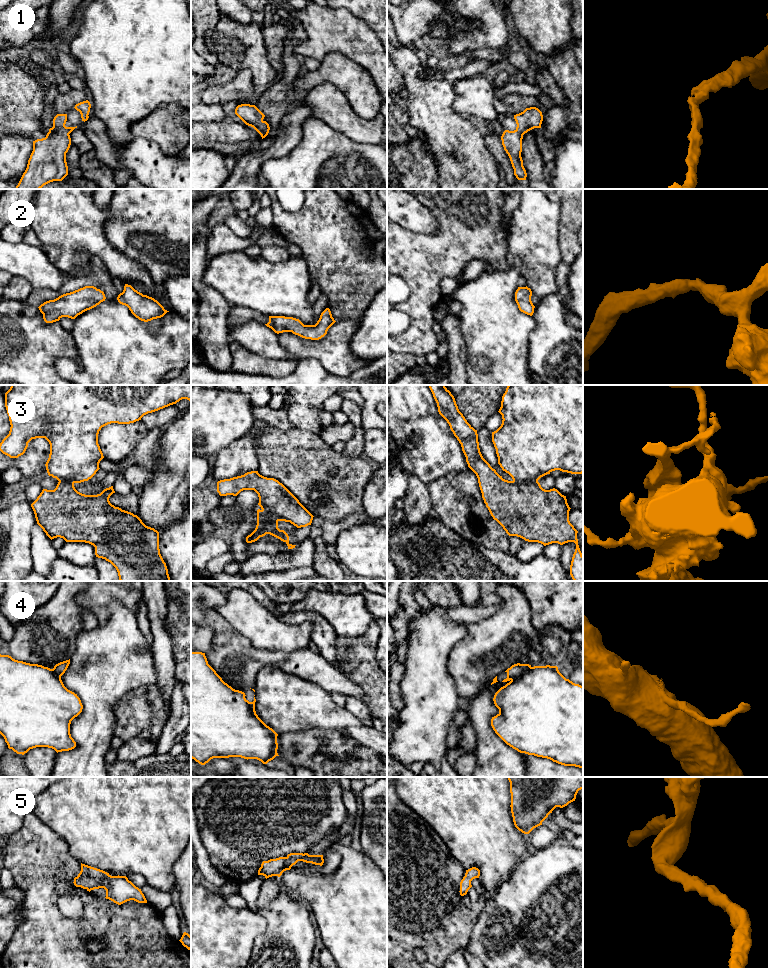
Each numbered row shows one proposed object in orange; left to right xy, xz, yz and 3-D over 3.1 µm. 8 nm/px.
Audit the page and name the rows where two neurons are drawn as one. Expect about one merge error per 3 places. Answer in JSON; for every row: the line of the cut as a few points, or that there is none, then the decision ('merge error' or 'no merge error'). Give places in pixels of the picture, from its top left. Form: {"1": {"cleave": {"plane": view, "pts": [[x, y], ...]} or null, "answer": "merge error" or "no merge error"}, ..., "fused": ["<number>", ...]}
{"1": {"cleave": null, "answer": "no merge error"}, "2": {"cleave": null, "answer": "no merge error"}, "3": {"cleave": {"plane": "yz", "pts": [[513, 480], [537, 481]]}, "answer": "merge error"}, "4": {"cleave": {"plane": "yz", "pts": [[531, 667], [511, 680]]}, "answer": "merge error"}, "5": {"cleave": null, "answer": "no merge error"}, "fused": ["3", "4"]}

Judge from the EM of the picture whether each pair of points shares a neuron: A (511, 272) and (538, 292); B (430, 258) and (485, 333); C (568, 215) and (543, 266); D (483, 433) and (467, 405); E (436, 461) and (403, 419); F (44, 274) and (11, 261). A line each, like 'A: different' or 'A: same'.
A: different
B: different
C: different
D: different
E: same
F: same

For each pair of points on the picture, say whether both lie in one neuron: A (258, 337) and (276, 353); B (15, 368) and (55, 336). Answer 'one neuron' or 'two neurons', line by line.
A: one neuron
B: one neuron

